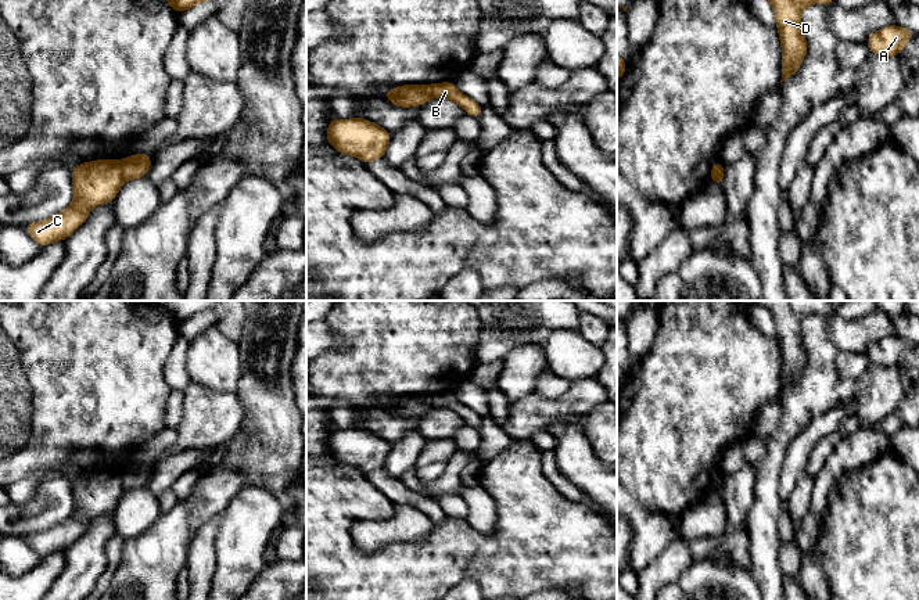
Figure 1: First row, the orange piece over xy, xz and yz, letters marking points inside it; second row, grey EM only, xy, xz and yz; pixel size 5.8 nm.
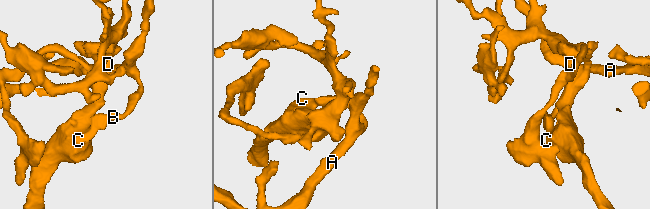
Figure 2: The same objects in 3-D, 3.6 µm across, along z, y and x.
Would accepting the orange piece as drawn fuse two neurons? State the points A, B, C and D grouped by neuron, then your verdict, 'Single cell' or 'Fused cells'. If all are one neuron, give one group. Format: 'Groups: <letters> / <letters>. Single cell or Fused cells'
Groups: A B / C D. Fused cells

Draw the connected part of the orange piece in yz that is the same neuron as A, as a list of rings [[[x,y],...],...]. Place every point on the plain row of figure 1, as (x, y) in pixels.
[[[897,335],[884,337],[873,342],[865,355],[870,359],[872,364],[883,367],[898,367],[904,356],[911,351],[915,344],[911,339]]]

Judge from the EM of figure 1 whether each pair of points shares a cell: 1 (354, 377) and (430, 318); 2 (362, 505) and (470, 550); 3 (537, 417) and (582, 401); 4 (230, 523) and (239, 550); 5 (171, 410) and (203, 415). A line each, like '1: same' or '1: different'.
1: same
2: same
3: same
4: same
5: different

